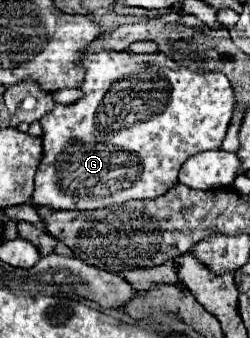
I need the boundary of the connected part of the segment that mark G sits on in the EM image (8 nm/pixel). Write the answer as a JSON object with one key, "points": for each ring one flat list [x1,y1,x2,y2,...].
{"points":[[130,50,122,52,90,52,80,60,80,66,84,68,84,82,80,90,84,92,80,100,74,104,54,104,54,108,40,118,42,126,42,142,44,142,44,156,42,162,36,170,36,188,30,198,32,204,36,206,48,206,52,210,98,210,98,208,110,208,128,200,136,198,156,198,162,196,168,188,172,188,178,182,178,172,182,164,204,150,218,150,222,146,222,140,226,136,230,118,232,118,232,108,234,108,234,88,226,74,222,72,200,72,200,70,190,70,172,58,168,58,162,52,156,54,134,54]]}

